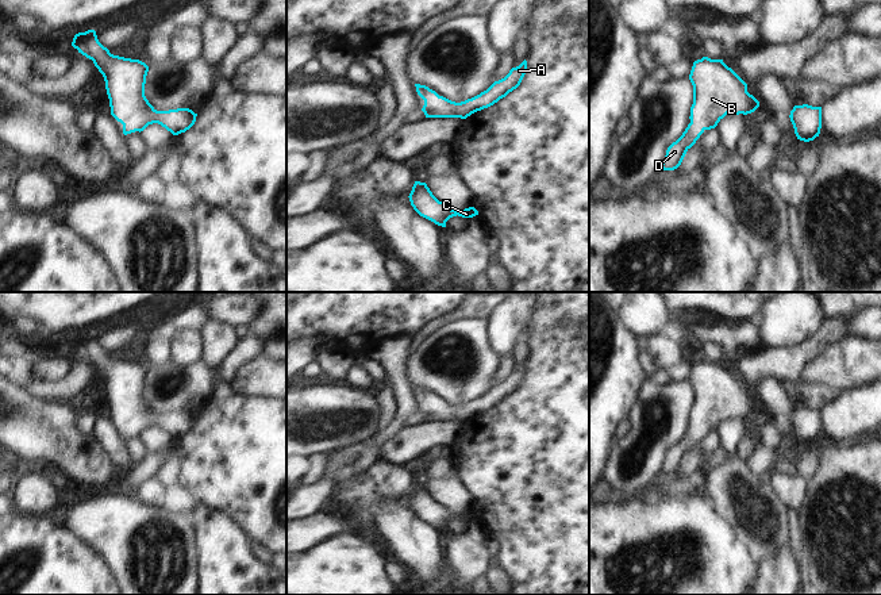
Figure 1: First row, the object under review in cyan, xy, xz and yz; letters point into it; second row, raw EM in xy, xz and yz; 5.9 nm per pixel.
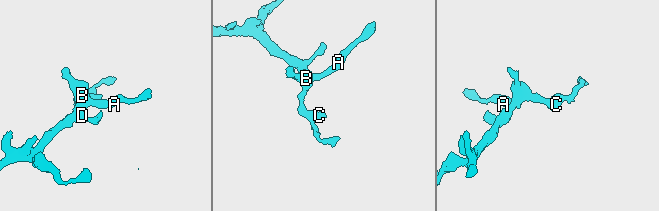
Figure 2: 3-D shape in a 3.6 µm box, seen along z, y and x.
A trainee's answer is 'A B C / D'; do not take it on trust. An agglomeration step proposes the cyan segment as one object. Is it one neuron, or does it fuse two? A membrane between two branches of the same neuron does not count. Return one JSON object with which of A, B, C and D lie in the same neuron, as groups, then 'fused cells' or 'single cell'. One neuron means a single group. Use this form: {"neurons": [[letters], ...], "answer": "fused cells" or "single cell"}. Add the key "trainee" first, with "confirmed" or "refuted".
{"trainee": "refuted", "neurons": [["A", "B", "C", "D"]], "answer": "single cell"}

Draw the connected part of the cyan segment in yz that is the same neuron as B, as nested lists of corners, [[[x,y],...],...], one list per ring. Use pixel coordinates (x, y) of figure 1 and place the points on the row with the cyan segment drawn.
[[[703,57],[695,61],[689,80],[693,85],[690,123],[668,147],[661,164],[663,170],[677,169],[700,135],[715,128],[727,114],[747,115],[759,107],[759,101],[747,92],[747,84],[723,60]]]

